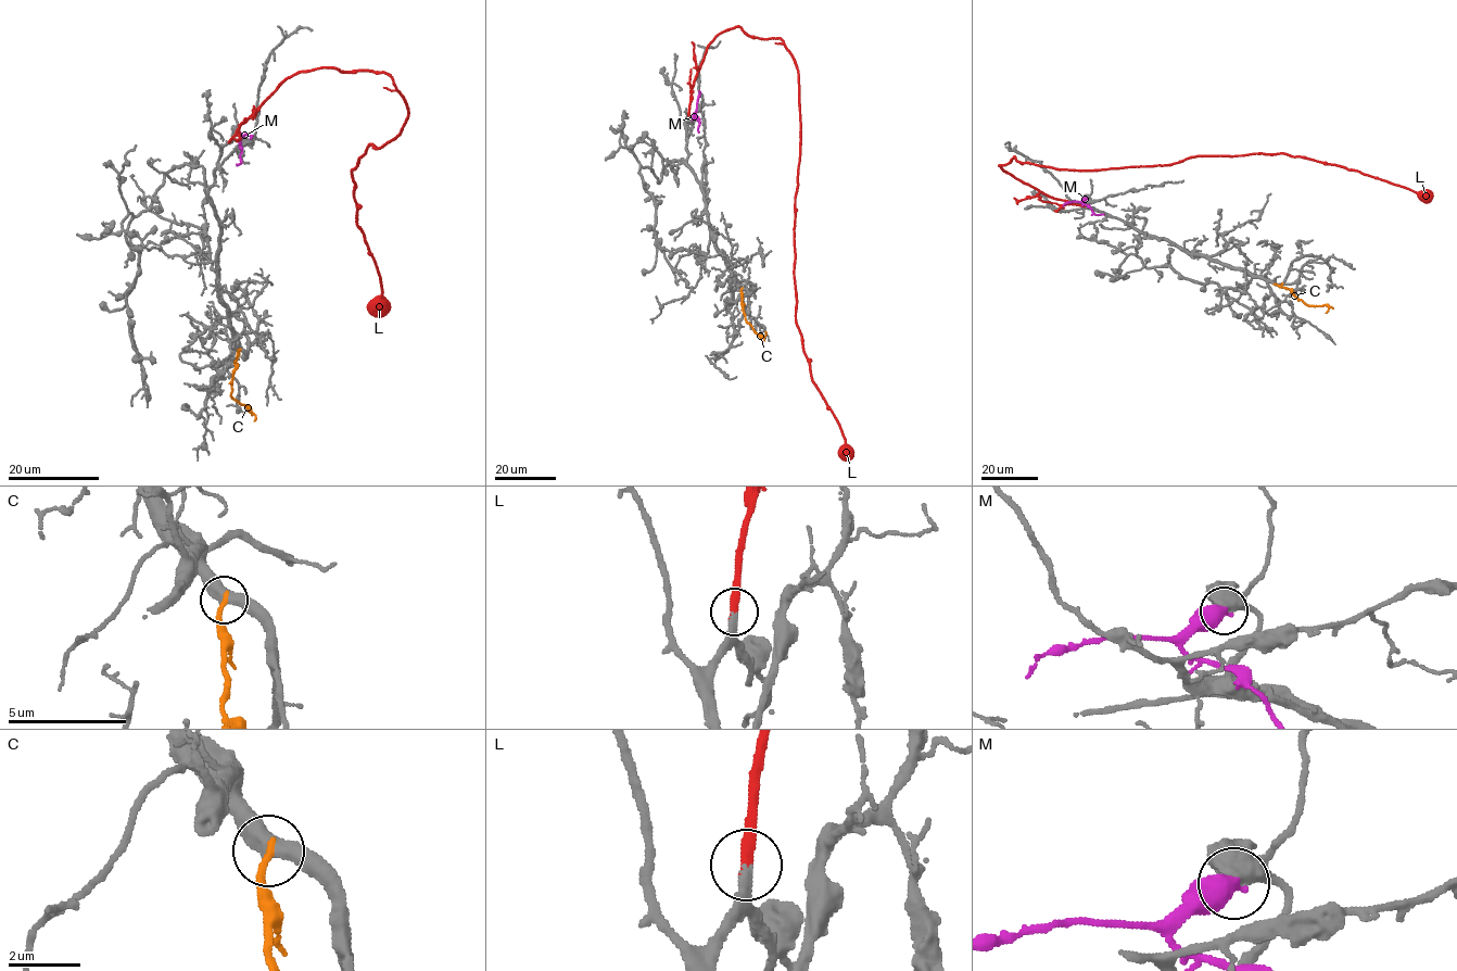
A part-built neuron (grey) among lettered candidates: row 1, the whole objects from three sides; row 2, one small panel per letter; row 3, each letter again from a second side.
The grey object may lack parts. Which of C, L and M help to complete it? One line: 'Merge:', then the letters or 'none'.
Merge: L

